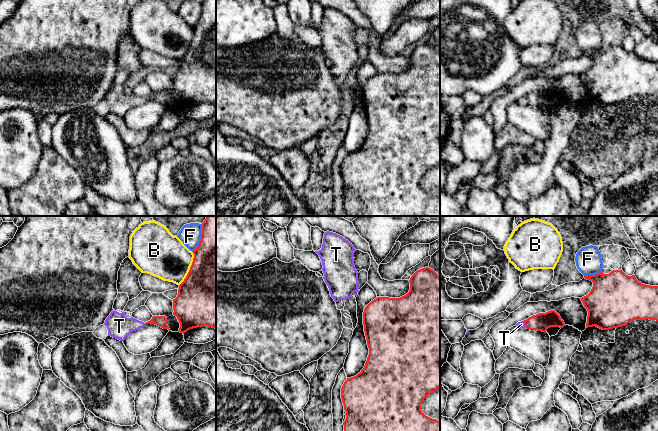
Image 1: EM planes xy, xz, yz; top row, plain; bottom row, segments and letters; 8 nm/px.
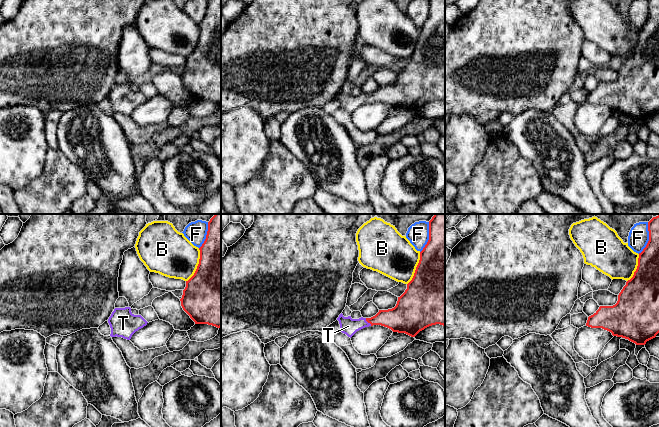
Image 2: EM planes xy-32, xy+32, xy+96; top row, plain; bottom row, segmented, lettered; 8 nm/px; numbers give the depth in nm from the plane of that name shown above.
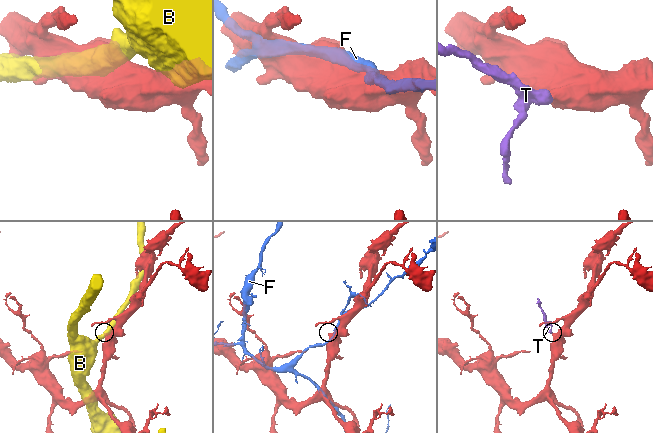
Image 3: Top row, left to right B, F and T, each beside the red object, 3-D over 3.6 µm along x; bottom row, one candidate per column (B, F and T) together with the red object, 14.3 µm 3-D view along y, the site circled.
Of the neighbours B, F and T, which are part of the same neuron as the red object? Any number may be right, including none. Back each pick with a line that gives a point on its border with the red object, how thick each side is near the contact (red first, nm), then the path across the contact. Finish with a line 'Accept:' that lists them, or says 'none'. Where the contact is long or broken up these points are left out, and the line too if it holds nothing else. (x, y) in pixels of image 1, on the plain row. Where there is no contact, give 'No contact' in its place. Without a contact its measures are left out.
T: Touches red at yz (524, 99). Thickness 140 nm (red) against 50 nm. Path across: yz (541, 98), (524, 99), (521, 100)
Accept: T

